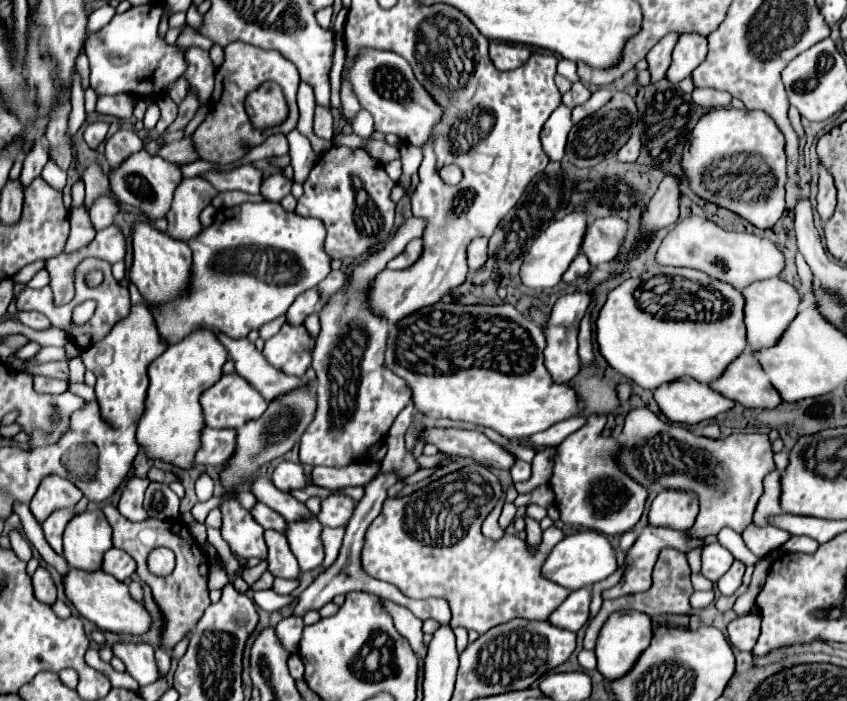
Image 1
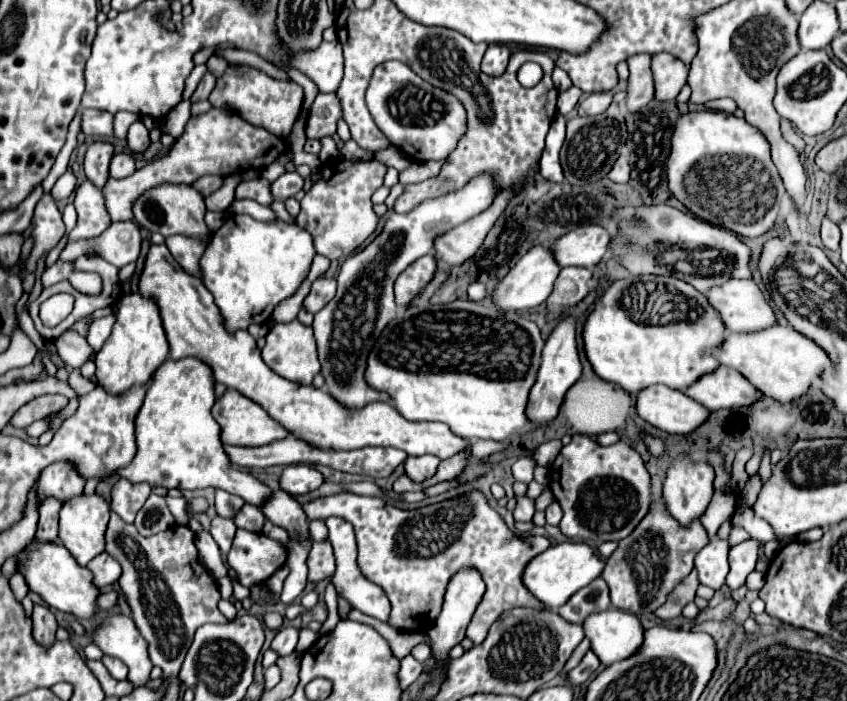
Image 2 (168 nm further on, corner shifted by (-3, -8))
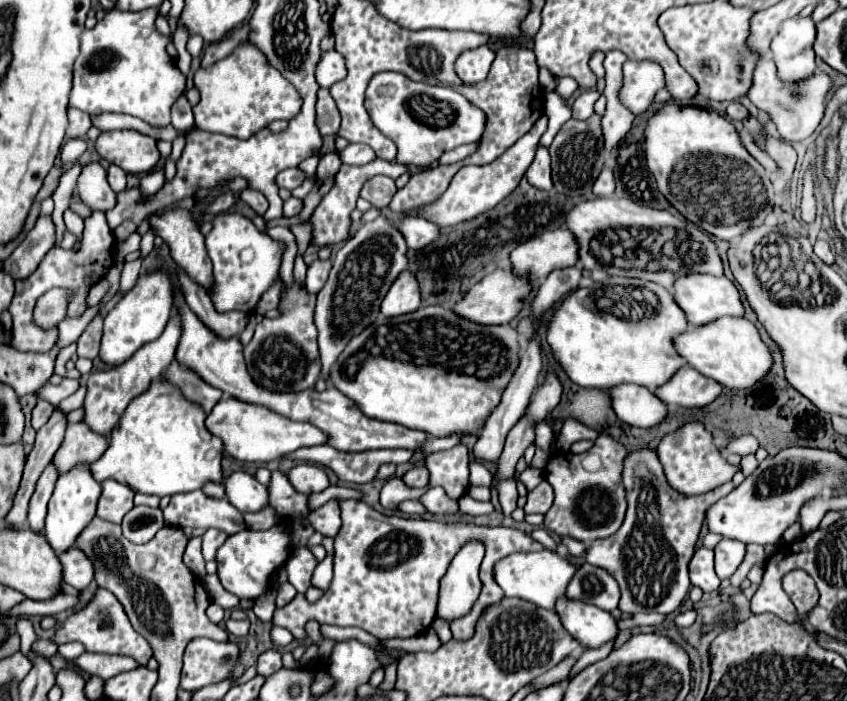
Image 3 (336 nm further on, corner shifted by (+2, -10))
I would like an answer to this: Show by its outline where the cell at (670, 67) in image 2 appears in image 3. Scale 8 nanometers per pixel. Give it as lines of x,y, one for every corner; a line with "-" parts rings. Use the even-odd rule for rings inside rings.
627,60
623,66
621,100
633,114
641,114
649,108
655,94
665,88
665,74
653,60

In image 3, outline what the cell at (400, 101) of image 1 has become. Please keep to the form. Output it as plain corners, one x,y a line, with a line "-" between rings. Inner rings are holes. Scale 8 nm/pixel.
379,72
371,78
365,108
375,128
395,142
399,164
431,166
443,152
477,142
485,130
485,114
457,90
415,82
399,72

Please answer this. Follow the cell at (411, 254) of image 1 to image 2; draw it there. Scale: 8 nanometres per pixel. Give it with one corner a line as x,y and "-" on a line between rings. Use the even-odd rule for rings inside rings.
426,254
418,258
414,264
410,264
396,280
396,304
400,308
410,306
414,296
418,296
418,292
422,292
426,284
430,284
434,272
436,272
436,260
432,254

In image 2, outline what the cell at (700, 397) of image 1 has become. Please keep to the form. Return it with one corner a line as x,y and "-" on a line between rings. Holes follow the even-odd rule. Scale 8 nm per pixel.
660,384
636,394
636,412
650,426
670,434
688,434
710,416
708,408
684,392

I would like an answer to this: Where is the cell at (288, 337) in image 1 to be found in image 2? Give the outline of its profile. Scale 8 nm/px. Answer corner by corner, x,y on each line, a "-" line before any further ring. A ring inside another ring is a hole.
268,320
268,334
266,334
266,346
262,348
262,360
270,370
274,370
278,376
284,376
286,380
298,382
298,384
312,384
314,376
320,372
320,362
316,354
316,340
312,334
312,326
306,326
298,320
292,322
274,322

